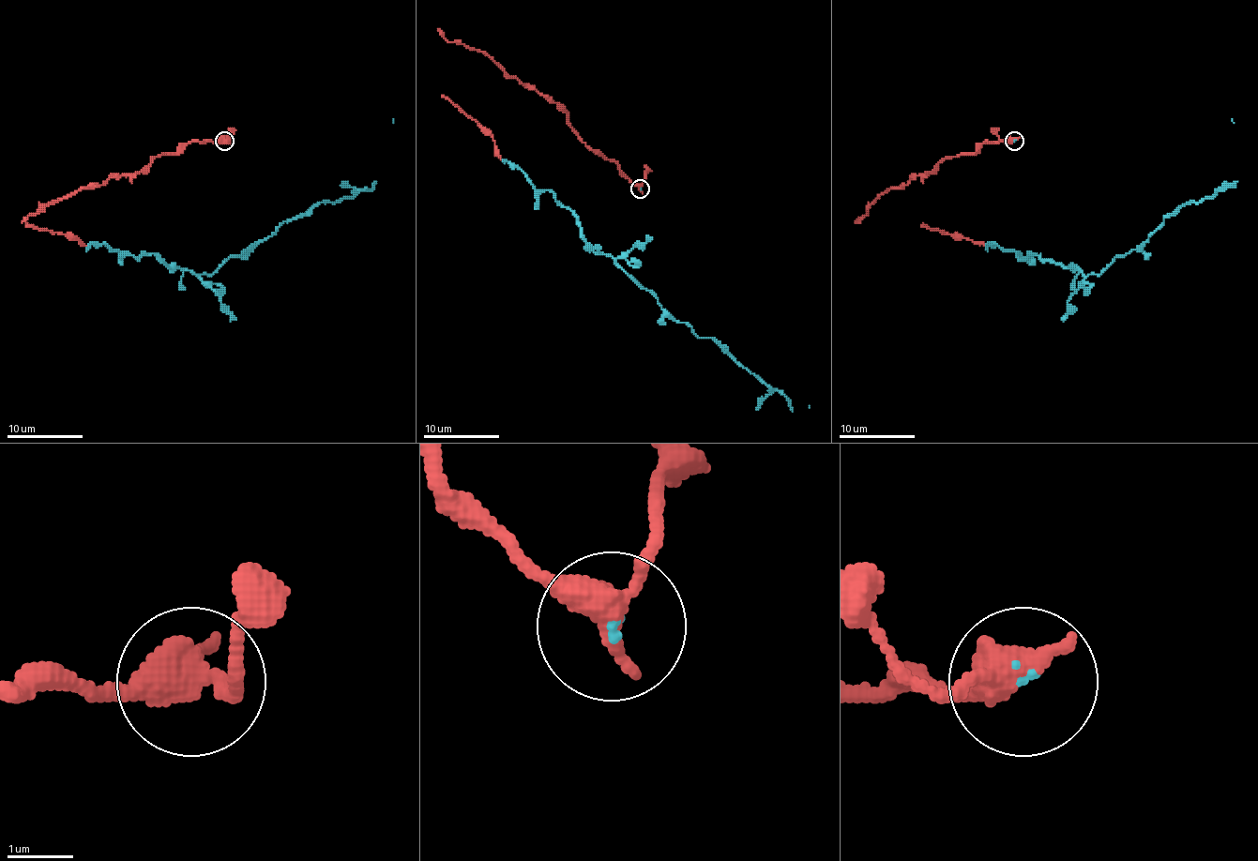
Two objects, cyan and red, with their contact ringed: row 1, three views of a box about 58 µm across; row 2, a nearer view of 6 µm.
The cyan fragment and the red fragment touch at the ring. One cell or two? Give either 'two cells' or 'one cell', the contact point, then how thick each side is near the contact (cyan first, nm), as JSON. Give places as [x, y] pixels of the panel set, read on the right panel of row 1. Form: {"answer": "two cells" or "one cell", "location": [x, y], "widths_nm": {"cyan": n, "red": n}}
{"answer": "one cell", "location": [1014, 141], "widths_nm": {"cyan": 60, "red": 440}}

